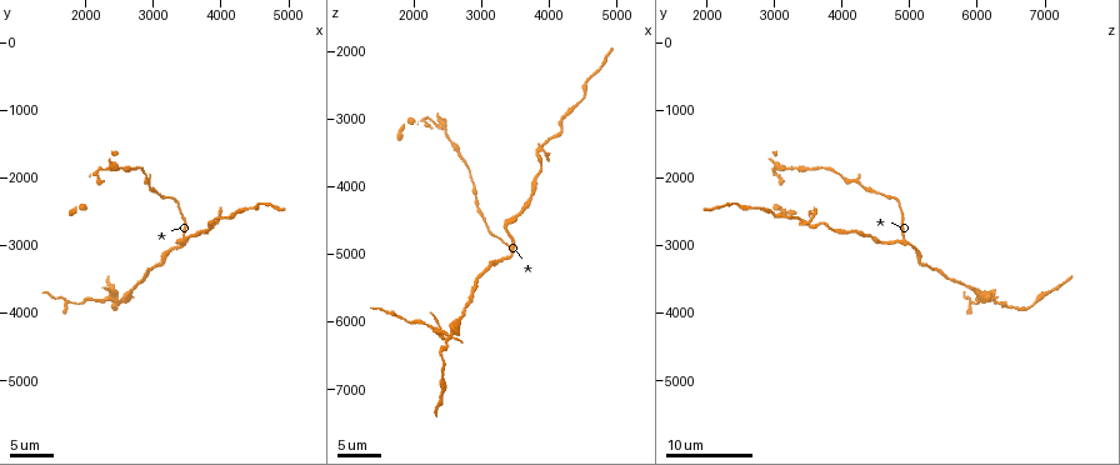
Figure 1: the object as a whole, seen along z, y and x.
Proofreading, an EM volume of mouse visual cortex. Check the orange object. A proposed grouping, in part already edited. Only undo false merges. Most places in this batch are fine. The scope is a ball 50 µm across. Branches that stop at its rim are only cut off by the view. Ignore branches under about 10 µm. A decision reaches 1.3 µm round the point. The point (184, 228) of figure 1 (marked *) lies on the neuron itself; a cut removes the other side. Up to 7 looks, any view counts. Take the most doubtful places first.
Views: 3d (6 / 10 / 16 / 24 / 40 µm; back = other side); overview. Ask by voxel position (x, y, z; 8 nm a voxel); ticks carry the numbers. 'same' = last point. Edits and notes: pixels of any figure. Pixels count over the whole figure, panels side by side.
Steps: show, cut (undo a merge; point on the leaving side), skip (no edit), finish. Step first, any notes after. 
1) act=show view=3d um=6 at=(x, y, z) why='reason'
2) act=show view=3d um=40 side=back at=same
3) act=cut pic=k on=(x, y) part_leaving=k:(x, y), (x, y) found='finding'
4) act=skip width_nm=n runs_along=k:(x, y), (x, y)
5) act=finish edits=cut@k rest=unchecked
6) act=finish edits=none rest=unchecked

act=show view=3d um=16 at=(2500, 3850, 6200) why='looks like a crossing'

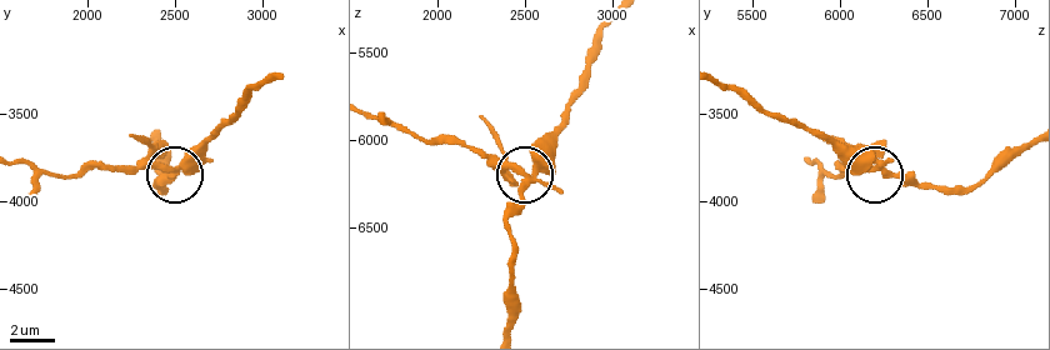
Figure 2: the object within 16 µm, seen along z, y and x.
act=show view=3d um=16 side=back at=(2500, 3840, 6220) why='other side'

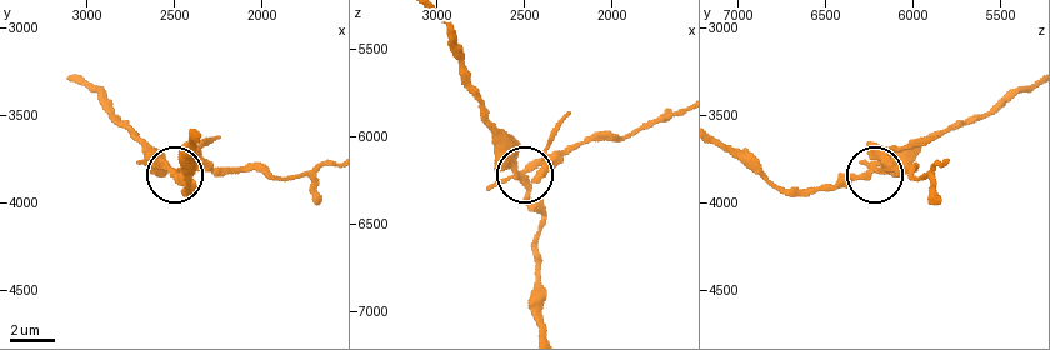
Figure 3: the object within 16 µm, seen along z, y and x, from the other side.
act=cut pic=3 on=(543, 170) width_nm=260 part_leaving=3:(520, 175), (558, 161), (580, 145), (614, 141), (675, 115) found='two neurons meet here'

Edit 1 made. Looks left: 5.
act=show view=overview why='redraw'

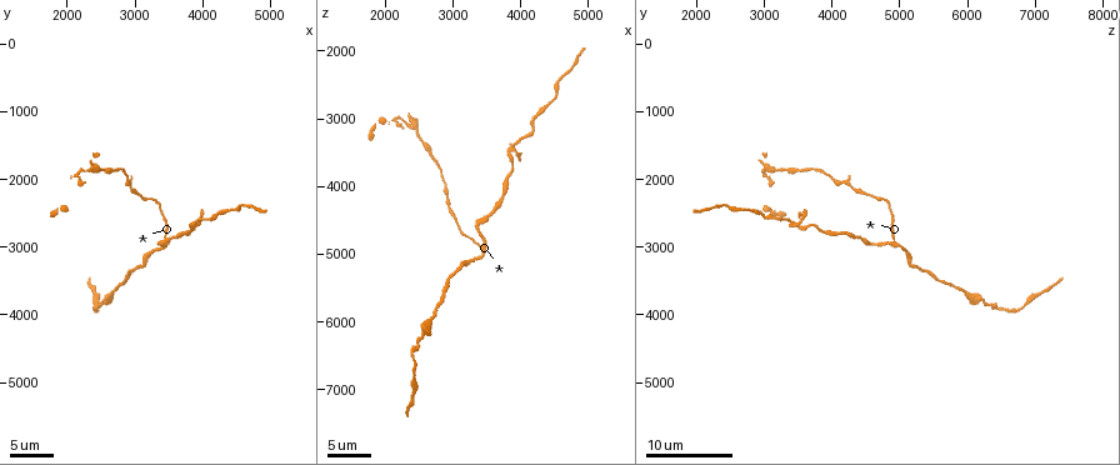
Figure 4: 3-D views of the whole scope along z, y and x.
act=show view=3d um=16 at=(3450, 2950, 4800) why='arms part here'

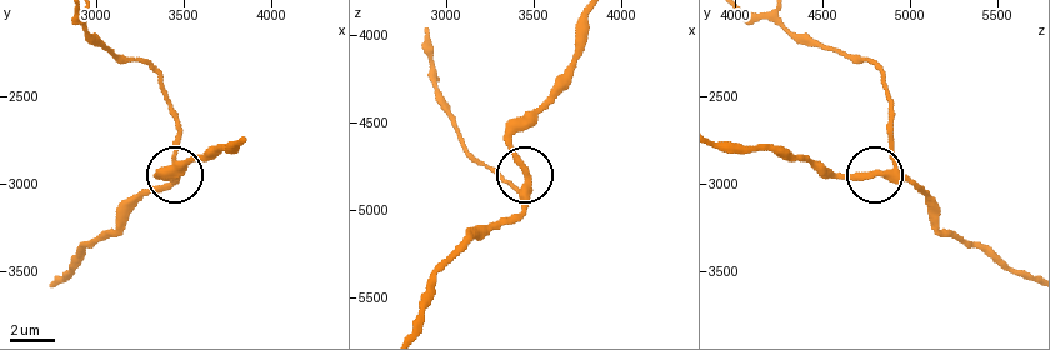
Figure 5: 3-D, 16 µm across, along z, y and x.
act=skip runs_along=5:(894, 139), (891, 165), (880, 174), (905, 178), (925, 191) found='all the same neuron'

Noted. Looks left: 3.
act=show view=3d um=10 at=(3900, 2650, 3400) why='small branch off a trunk'

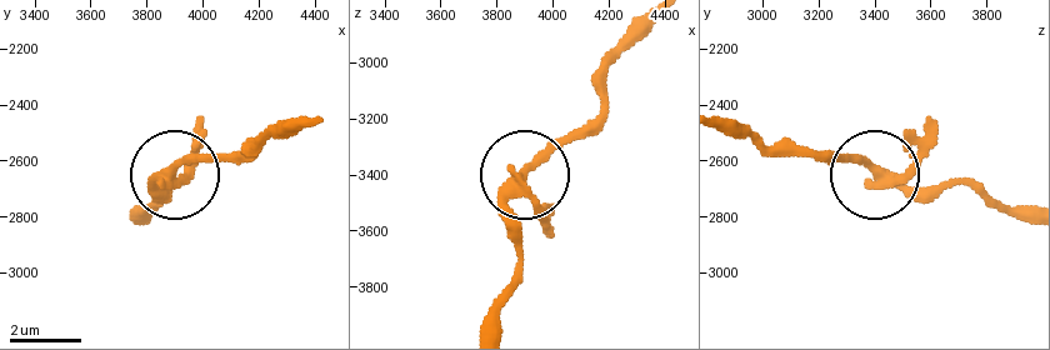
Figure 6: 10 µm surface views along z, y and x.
act=skip width_nm=270 runs_along=6:(1029, 216), (956, 180), (913, 190), (859, 163), (816, 163) found='all the same neuron'

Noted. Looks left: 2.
act=show view=3d um=10 at=(2950, 2100, 4250) why='side arm on a straight run'

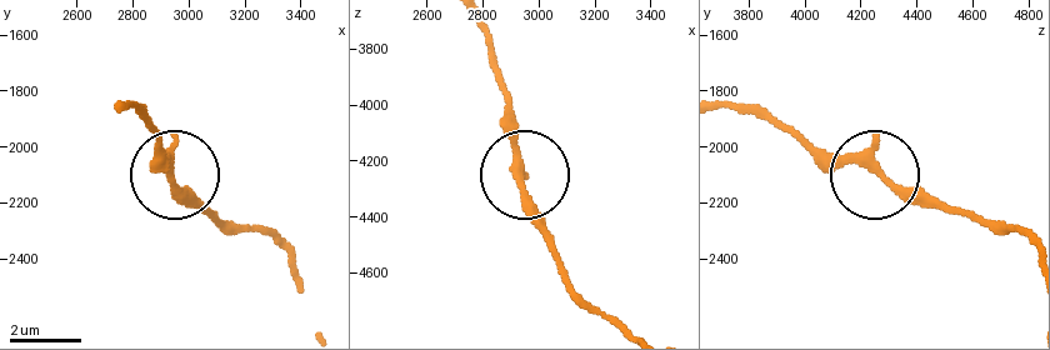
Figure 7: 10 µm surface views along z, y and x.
act=skip arms=3 runs_along=7:(623, 329), (573, 288), (530, 198), (506, 94) found='all the same neuron'

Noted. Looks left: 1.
act=finish edits=cut@3 rest=unchecked

